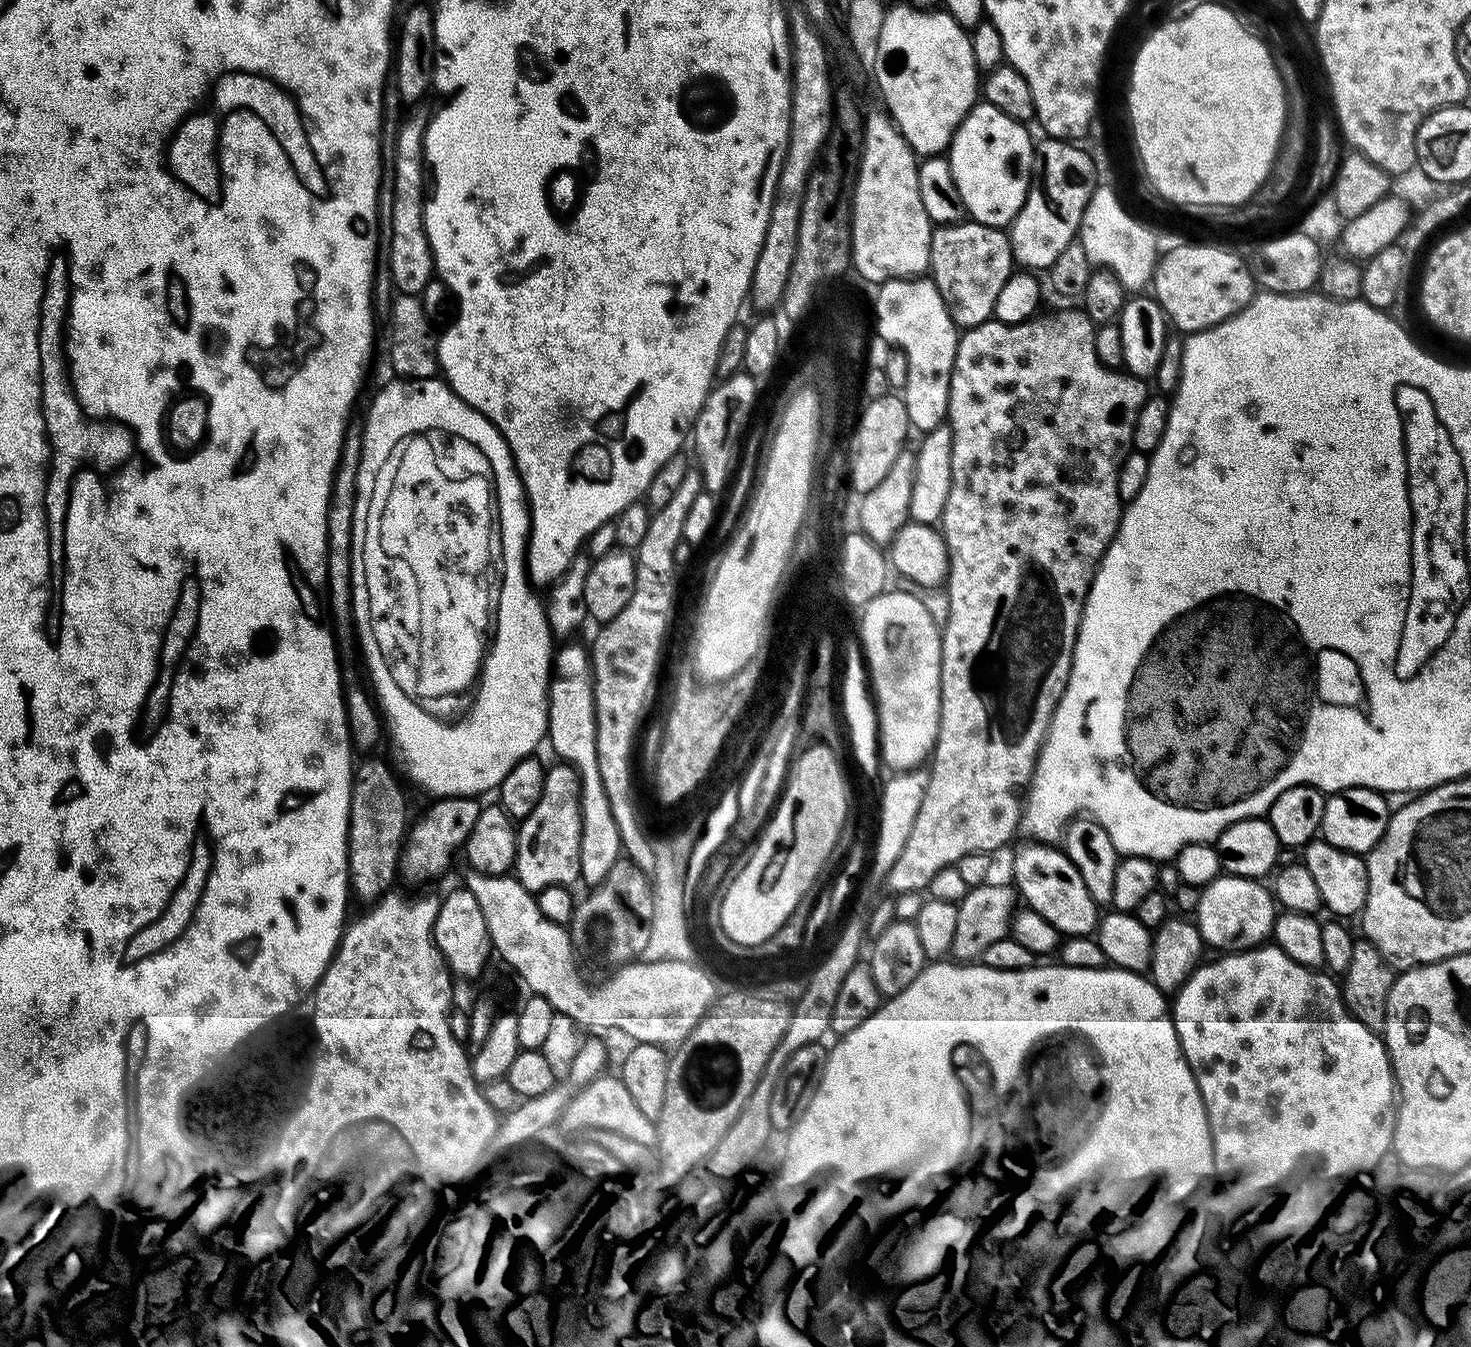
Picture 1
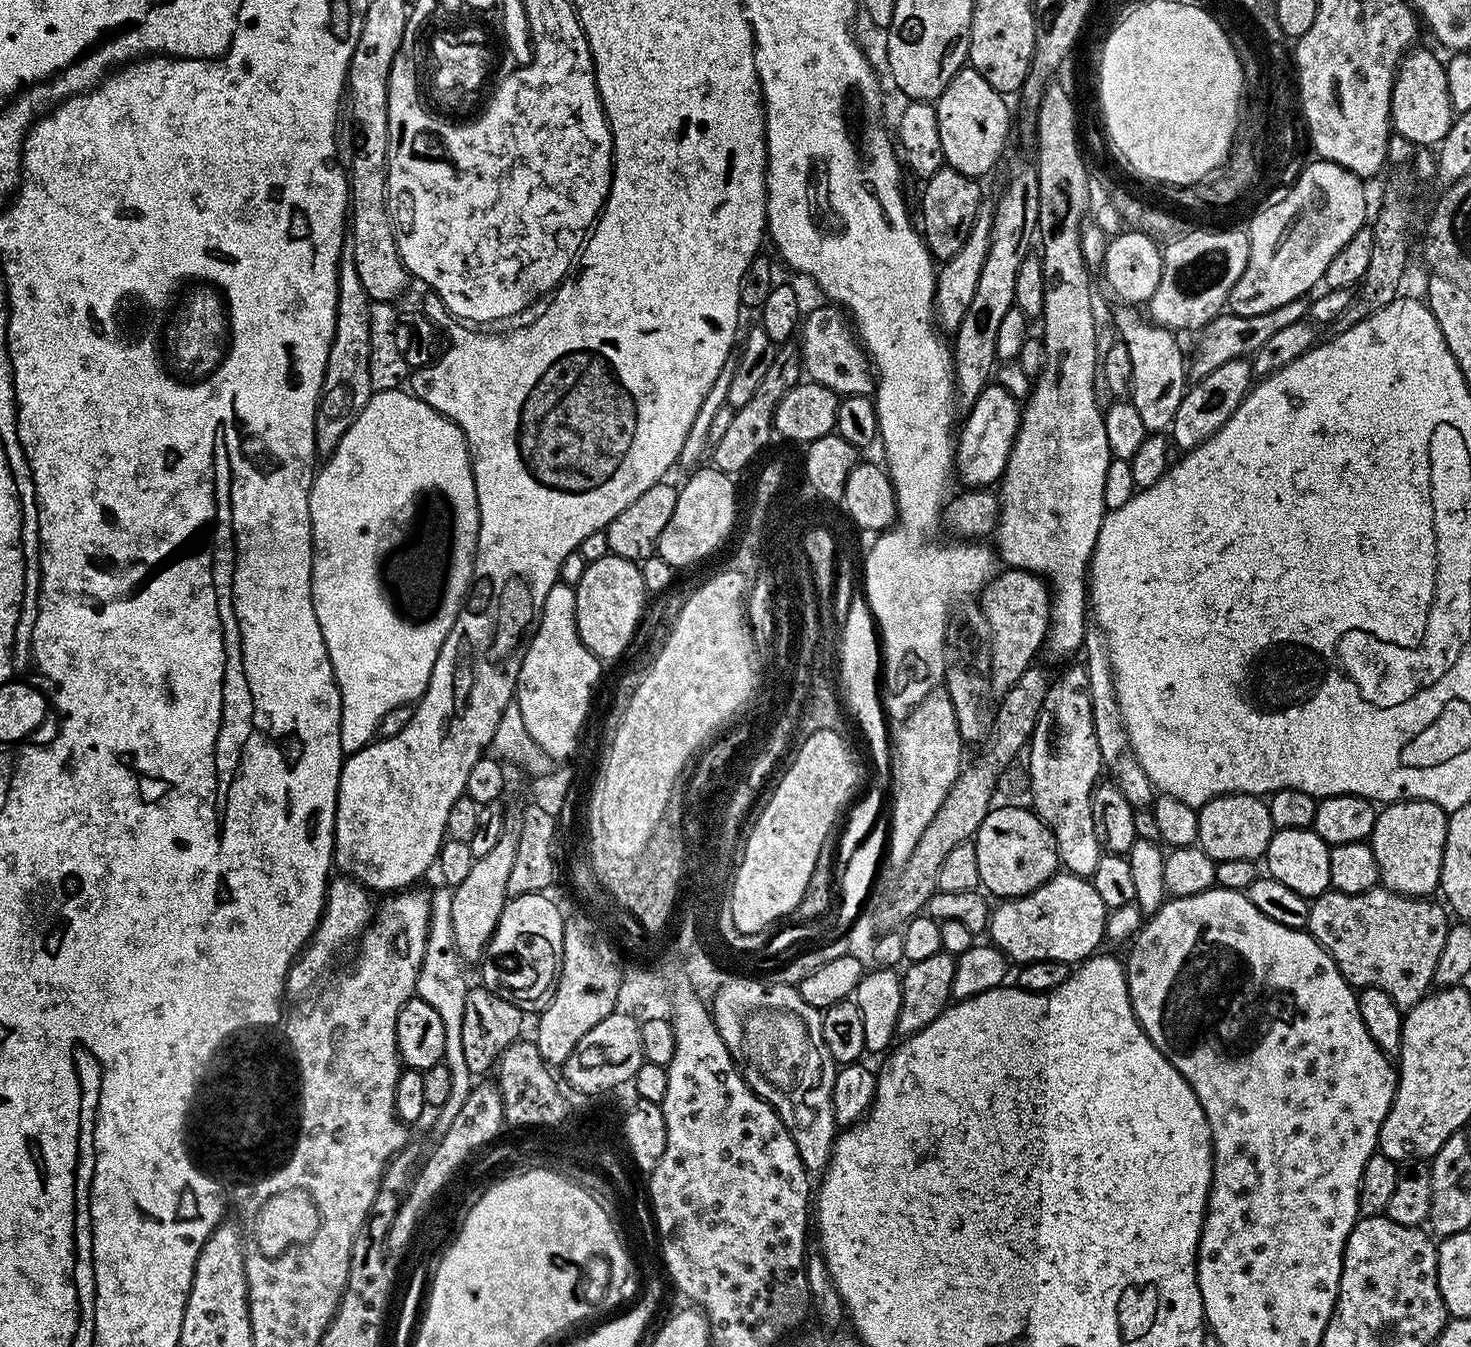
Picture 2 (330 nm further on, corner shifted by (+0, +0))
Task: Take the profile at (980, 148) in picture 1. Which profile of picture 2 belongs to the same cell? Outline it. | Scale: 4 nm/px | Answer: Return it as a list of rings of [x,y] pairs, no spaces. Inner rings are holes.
[[[971,70],[960,71],[960,73],[958,73],[958,75],[955,76],[955,78],[946,86],[946,90],[942,95],[940,95],[939,100],[935,101],[935,106],[936,117],[938,118],[938,134],[942,138],[942,150],[944,151],[944,159],[946,161],[947,167],[958,170],[964,176],[981,178],[980,176],[986,175],[987,172],[999,162],[1000,155],[1002,155],[1004,152],[1004,143],[1006,143],[1008,140],[1008,134],[1010,138],[1010,133],[1014,128],[1014,120],[1010,115],[1010,108],[1008,112],[1008,104],[1004,100],[1007,99],[1005,99],[1005,97],[998,90],[994,90],[990,86],[990,82],[986,82],[986,78],[982,78],[982,74],[978,74],[977,72],[973,72]]]

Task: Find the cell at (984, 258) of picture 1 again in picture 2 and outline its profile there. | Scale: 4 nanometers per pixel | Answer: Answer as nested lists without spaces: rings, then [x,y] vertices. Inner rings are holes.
[[[947,166],[939,168],[933,176],[927,177],[924,197],[920,200],[920,212],[924,215],[922,235],[929,252],[937,261],[949,260],[964,245],[964,239],[971,232],[978,215],[976,203],[980,200],[980,188],[975,179],[964,176],[958,170]]]

